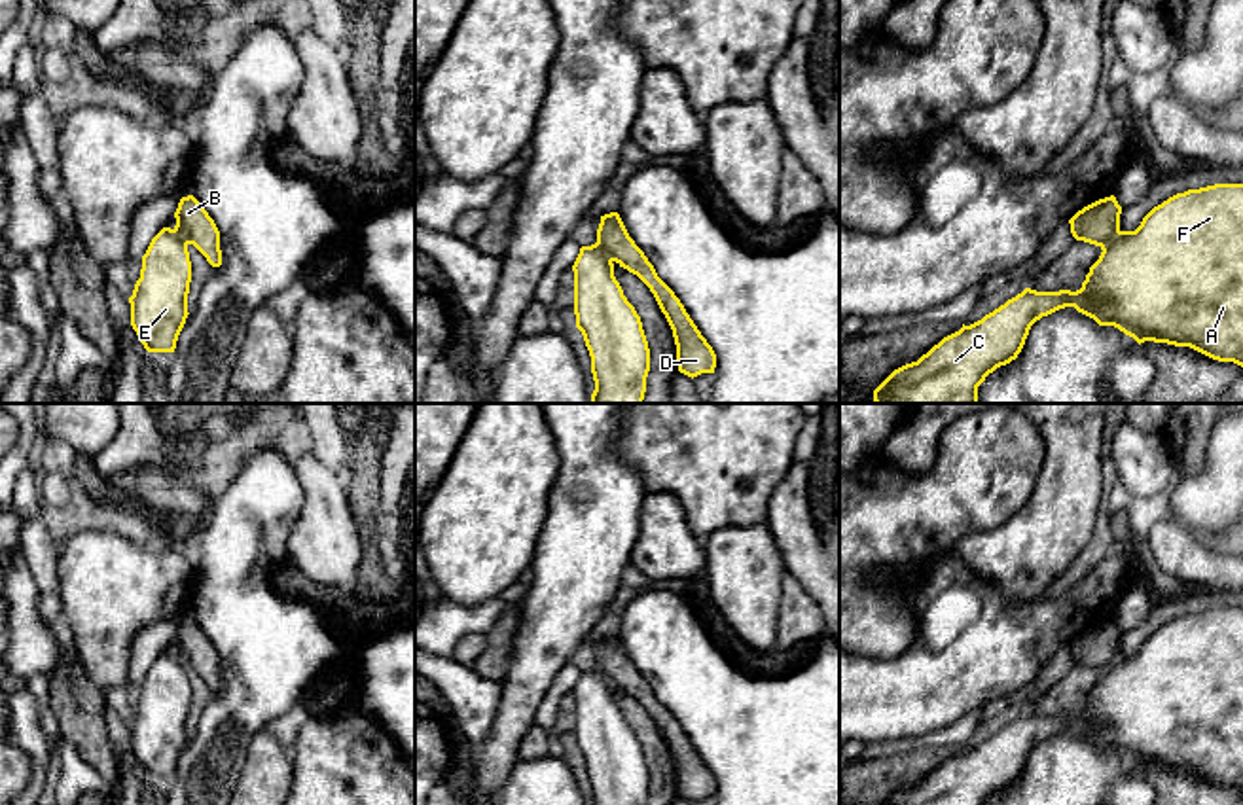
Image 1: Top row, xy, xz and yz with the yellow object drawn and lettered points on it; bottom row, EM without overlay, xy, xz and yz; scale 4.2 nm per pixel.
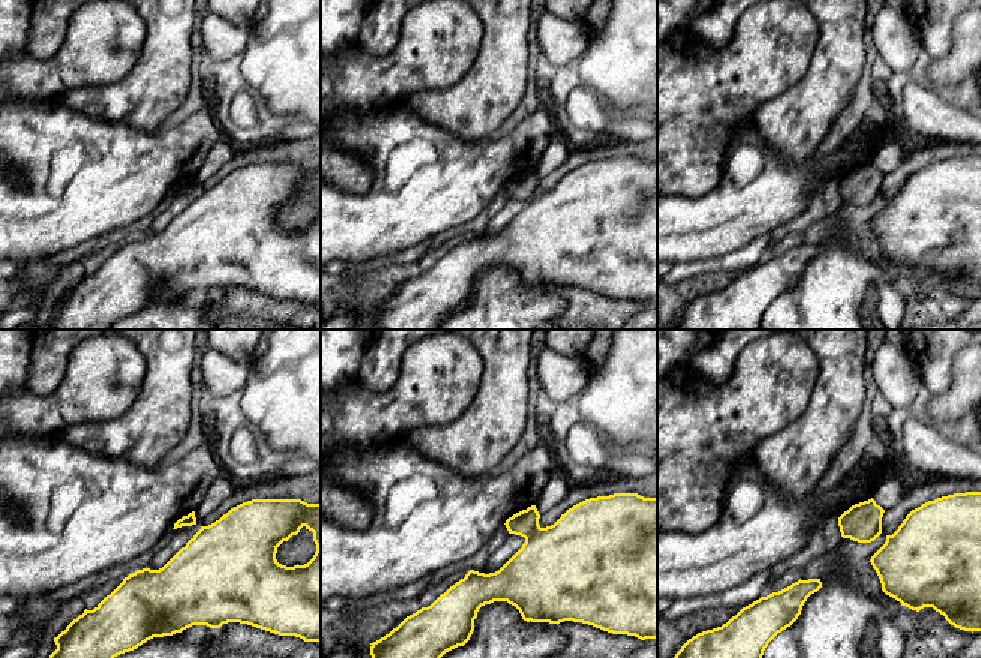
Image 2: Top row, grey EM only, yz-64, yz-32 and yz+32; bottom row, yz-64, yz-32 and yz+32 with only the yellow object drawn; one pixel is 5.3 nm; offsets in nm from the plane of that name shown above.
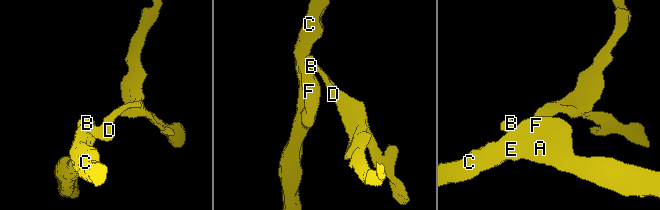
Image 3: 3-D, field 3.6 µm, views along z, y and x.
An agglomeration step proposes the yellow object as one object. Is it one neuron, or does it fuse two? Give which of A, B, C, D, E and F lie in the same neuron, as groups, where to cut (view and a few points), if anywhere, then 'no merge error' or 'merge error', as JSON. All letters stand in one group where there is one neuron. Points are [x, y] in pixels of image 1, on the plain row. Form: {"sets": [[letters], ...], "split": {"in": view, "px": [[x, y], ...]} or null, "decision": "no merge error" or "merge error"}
{"sets": [["A", "C", "E", "F"], ["B", "D"]], "split": {"in": "xz", "px": [[595, 667], [612, 684]]}, "decision": "merge error"}

